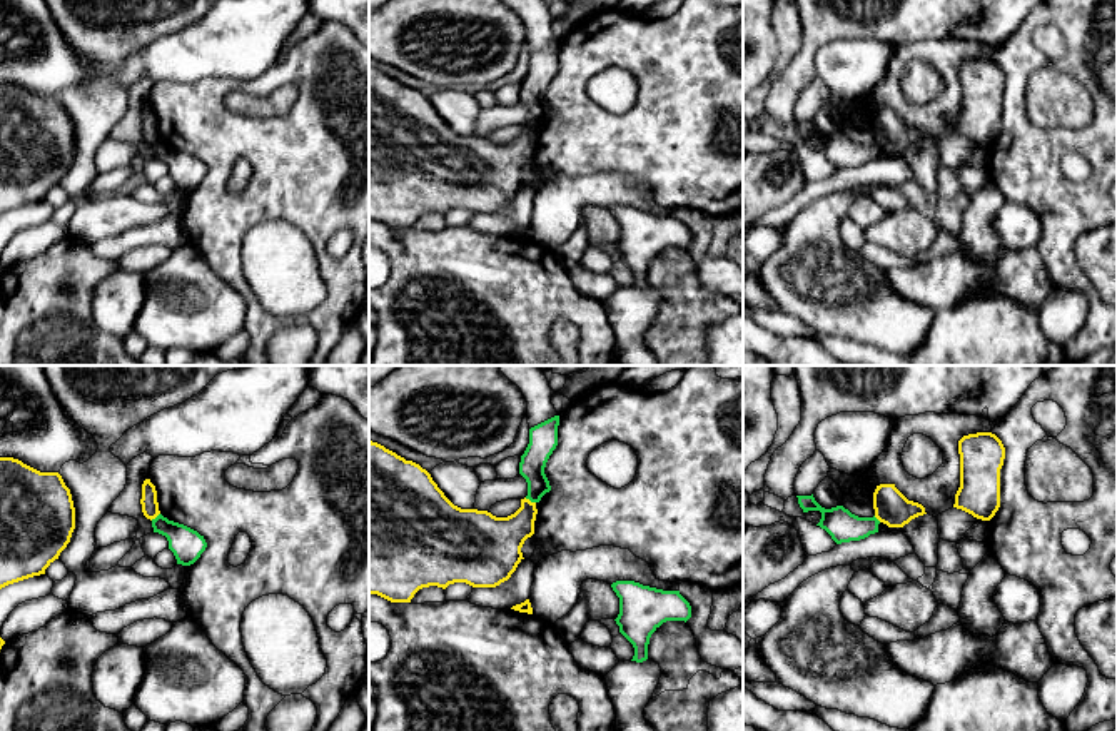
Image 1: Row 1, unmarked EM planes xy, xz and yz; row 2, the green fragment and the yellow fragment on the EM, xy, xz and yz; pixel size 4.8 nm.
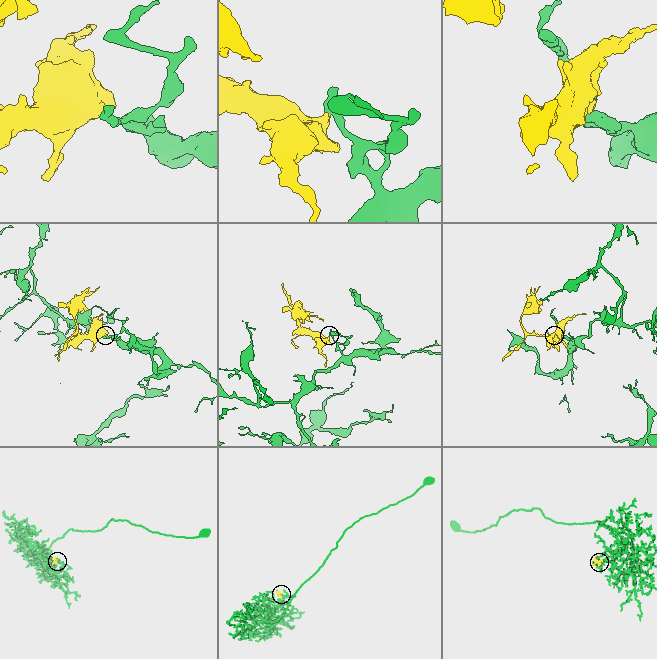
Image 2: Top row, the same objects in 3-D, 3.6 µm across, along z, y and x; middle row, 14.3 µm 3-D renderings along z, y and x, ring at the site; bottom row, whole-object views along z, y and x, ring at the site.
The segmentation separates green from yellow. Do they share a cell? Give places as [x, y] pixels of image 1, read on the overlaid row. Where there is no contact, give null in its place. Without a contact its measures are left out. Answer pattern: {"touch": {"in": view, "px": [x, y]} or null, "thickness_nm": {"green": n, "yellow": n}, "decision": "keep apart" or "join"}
{"touch": {"in": "xz", "px": [530, 499]}, "thickness_nm": {"green": 120, "yellow": 220}, "decision": "keep apart"}

